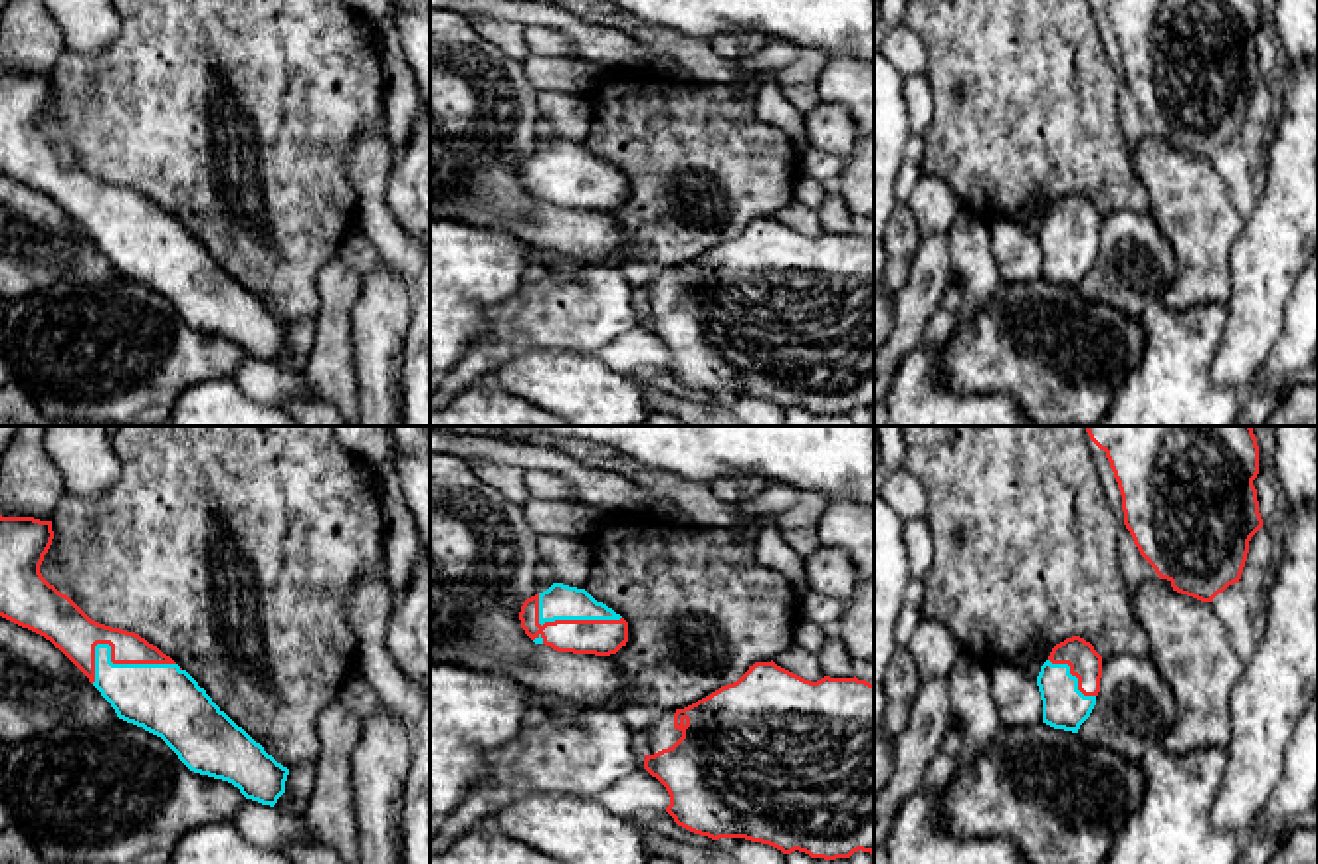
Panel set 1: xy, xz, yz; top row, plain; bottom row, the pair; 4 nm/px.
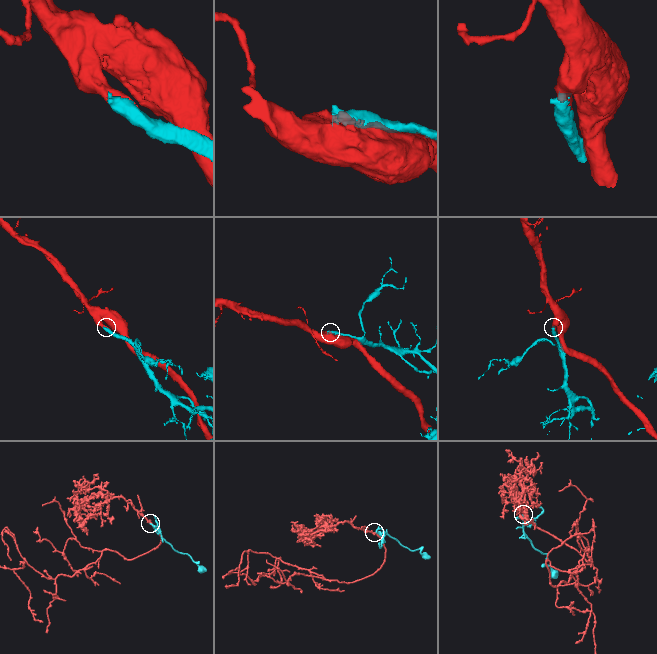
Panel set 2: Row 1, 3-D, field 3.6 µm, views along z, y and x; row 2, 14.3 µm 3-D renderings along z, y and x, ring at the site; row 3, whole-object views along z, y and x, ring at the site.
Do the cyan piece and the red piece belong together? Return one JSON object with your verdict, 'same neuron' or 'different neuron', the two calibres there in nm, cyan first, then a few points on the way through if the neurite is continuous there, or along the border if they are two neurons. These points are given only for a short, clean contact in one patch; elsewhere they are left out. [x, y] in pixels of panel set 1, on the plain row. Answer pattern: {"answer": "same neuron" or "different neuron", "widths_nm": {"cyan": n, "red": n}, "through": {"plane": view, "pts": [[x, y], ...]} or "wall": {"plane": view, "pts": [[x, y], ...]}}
{"answer": "same neuron", "widths_nm": {"cyan": 280, "red": 180}}

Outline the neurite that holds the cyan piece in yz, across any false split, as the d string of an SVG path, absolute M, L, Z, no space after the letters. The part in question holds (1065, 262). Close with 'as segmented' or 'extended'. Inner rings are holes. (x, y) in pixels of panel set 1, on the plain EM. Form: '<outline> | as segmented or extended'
M1072 192L1056 200L1037 232L1043 279L1078 289L1096 262L1100 234L1102 212L1090 198Z | extended

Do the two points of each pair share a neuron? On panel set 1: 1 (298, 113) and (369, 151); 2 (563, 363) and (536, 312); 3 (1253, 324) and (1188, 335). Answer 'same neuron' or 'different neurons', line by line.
1: different neurons
2: different neurons
3: different neurons

